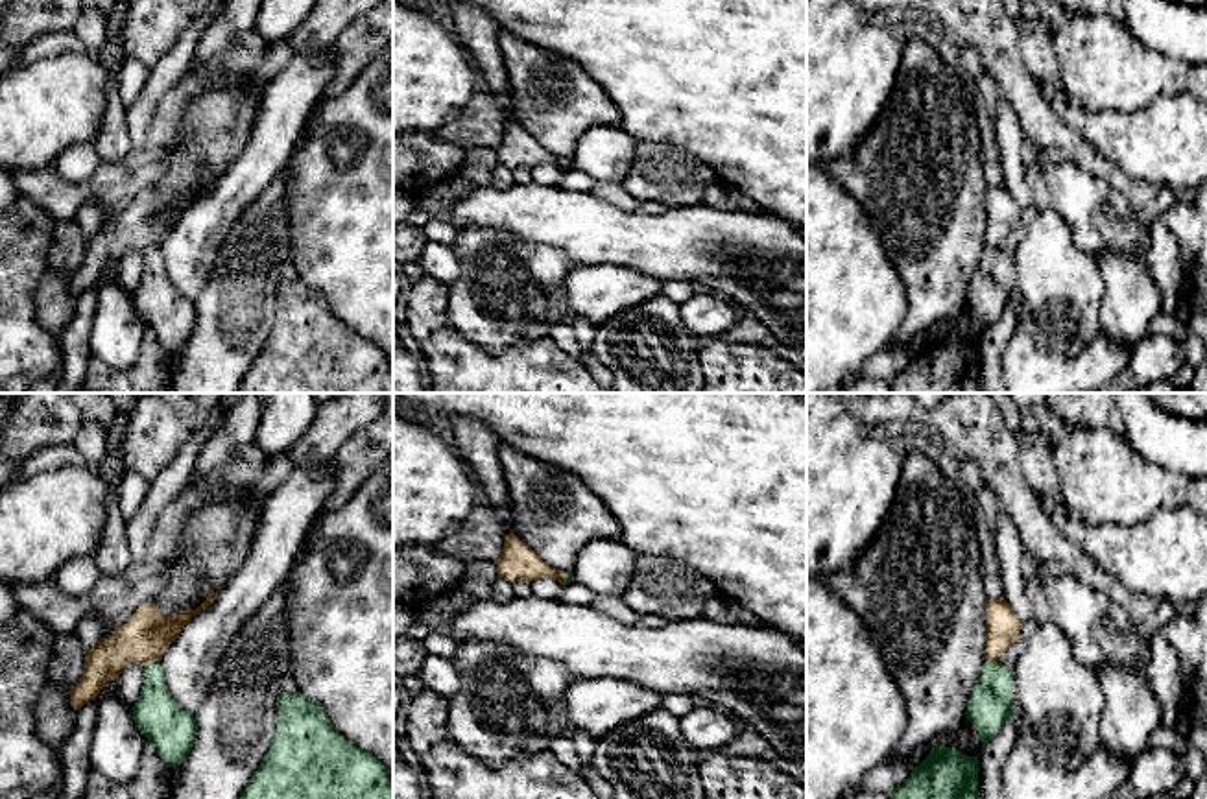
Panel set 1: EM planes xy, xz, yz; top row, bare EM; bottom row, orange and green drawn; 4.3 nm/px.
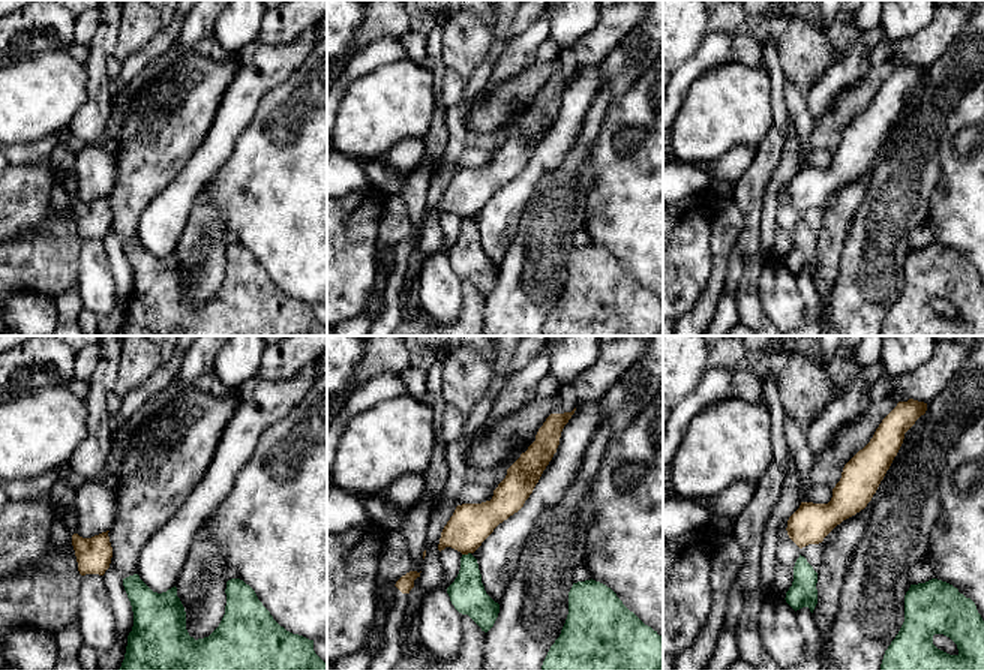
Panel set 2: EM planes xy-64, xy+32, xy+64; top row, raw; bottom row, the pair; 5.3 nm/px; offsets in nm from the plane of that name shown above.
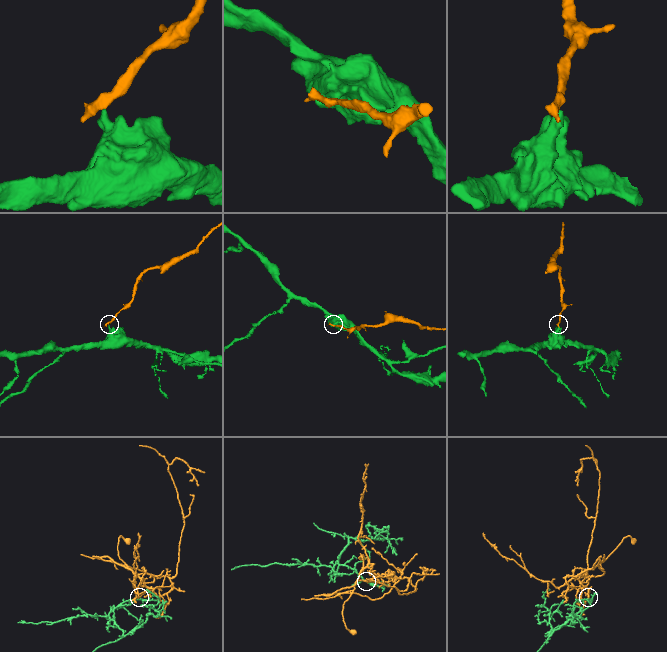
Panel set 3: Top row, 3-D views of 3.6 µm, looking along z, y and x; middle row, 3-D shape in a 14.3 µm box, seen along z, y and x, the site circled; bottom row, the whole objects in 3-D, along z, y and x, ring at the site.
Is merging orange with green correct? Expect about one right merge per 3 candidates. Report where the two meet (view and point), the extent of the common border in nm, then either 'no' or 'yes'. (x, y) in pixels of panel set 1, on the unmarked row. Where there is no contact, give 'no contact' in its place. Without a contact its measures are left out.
xy (150, 248) | 80 nm | no

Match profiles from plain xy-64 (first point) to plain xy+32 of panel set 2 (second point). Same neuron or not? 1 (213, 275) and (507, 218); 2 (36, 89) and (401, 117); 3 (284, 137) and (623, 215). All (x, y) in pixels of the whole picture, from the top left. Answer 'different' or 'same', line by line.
1: different
2: same
3: same

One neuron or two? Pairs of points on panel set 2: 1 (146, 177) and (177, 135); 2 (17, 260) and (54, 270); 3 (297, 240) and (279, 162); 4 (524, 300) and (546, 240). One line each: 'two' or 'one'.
1: one
2: one
3: one
4: one

